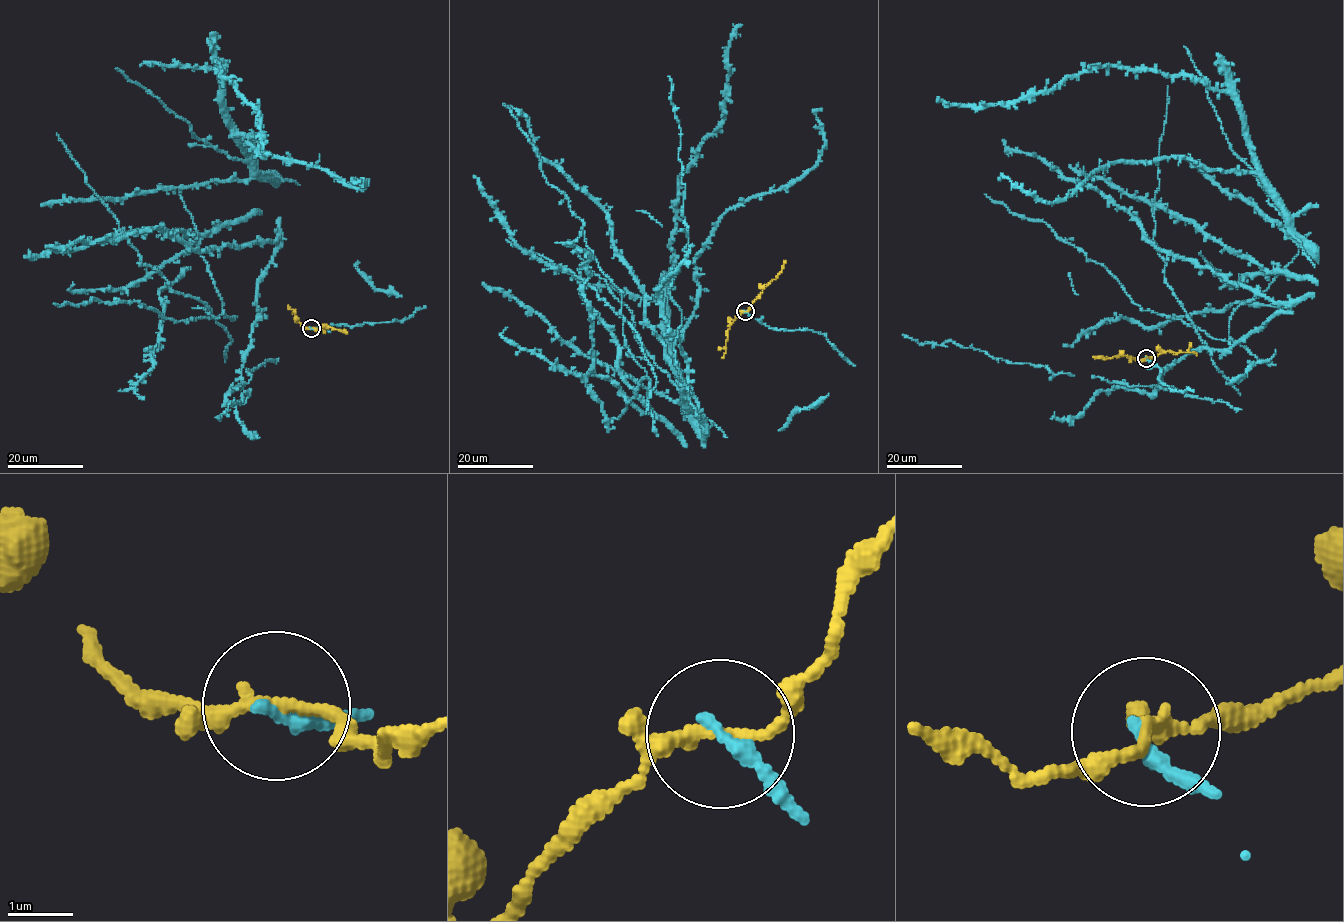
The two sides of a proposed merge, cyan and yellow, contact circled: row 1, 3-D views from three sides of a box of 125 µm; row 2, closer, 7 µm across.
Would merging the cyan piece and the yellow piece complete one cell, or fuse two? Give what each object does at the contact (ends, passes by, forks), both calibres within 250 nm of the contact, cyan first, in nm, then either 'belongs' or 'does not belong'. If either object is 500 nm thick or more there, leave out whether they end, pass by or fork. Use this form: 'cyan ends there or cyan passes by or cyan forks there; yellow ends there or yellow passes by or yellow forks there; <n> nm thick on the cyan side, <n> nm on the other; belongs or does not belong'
cyan ends there; yellow passes by; 240 nm thick on the cyan side, 180 nm on the other; does not belong

